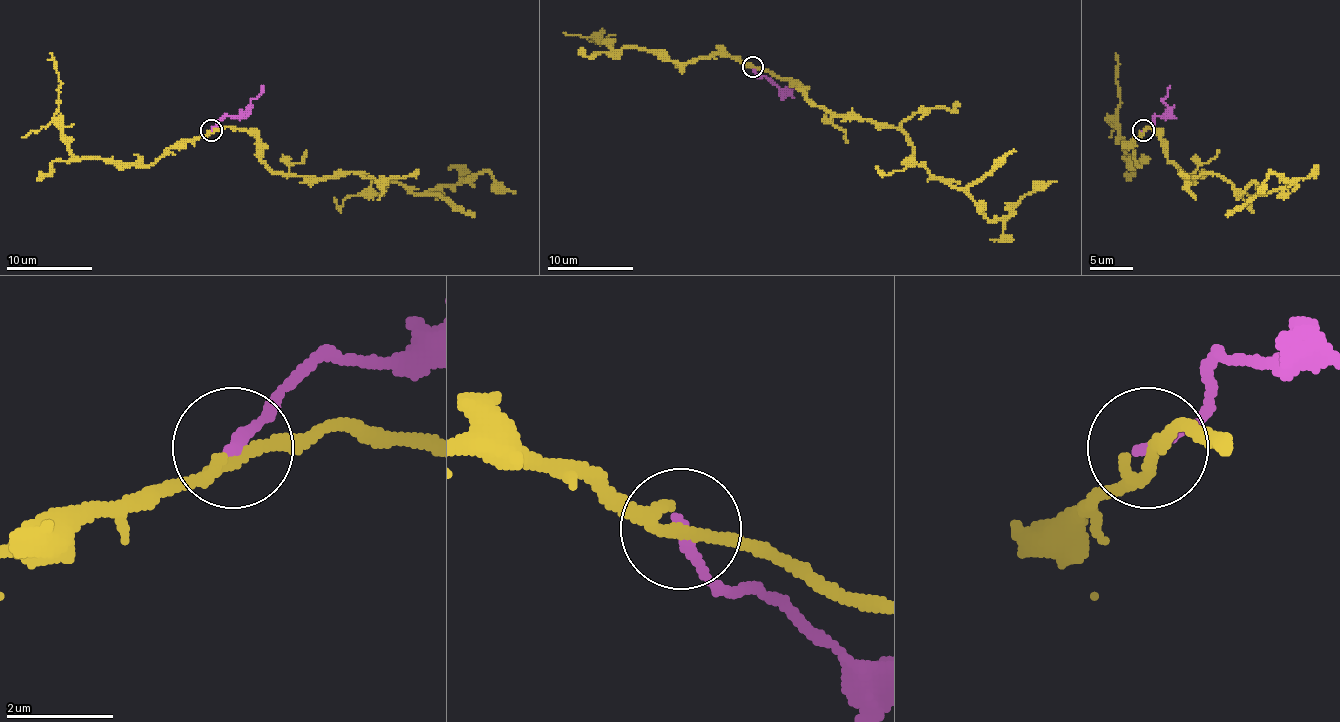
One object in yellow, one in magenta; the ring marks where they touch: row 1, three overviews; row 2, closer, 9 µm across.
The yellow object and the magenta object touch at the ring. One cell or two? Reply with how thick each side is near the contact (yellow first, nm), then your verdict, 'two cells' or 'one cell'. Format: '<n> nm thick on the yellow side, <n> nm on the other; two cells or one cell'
190 nm thick on the yellow side, 200 nm on the other; one cell

